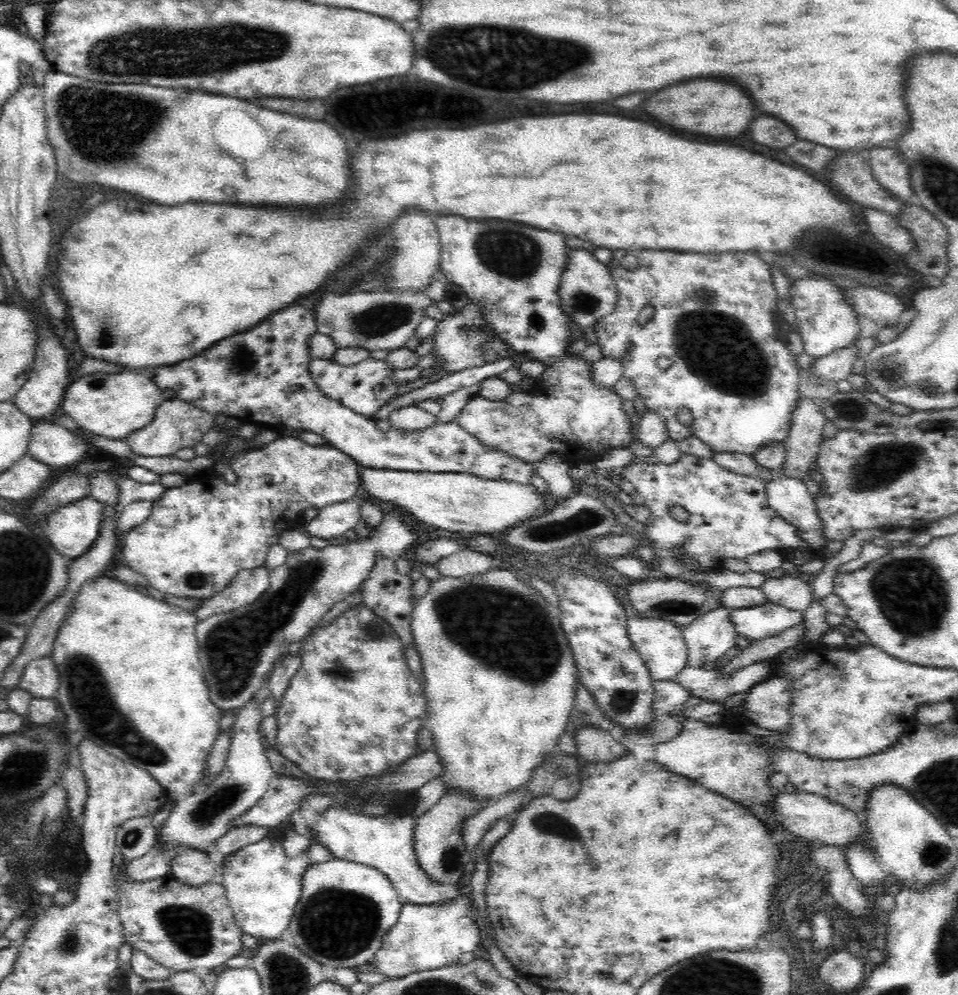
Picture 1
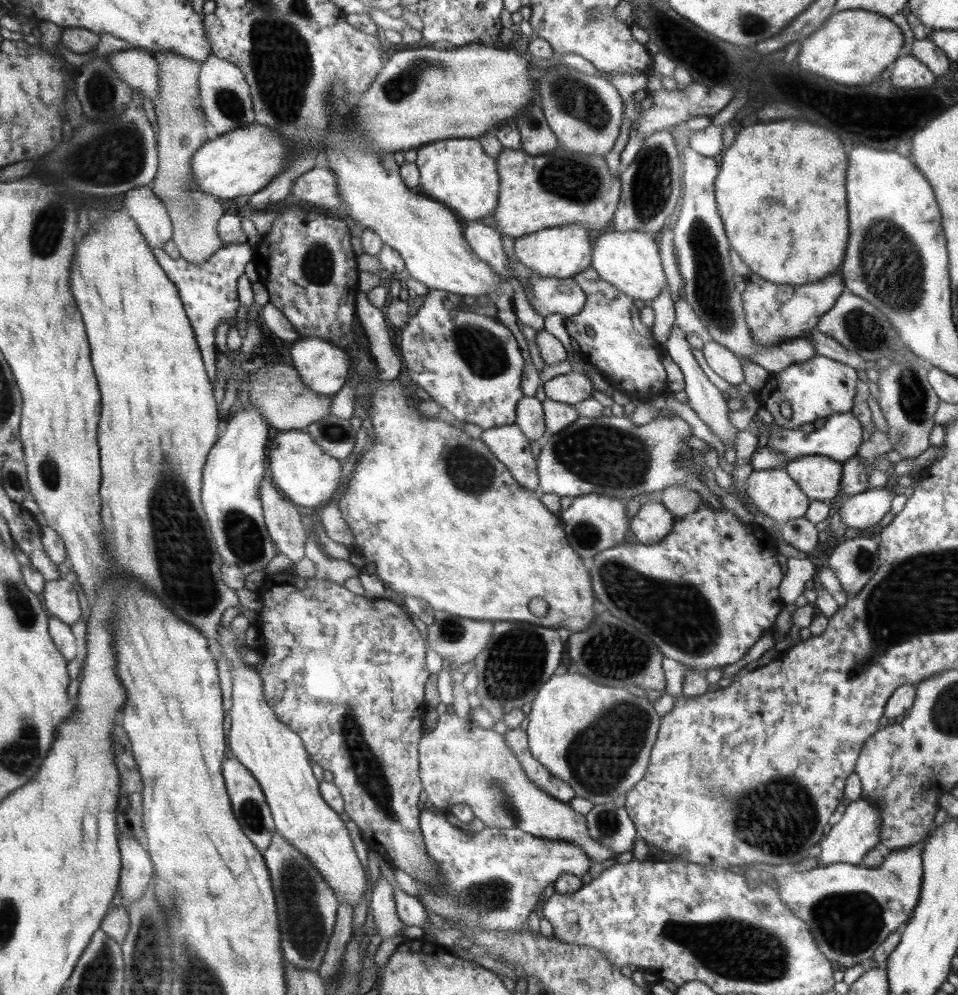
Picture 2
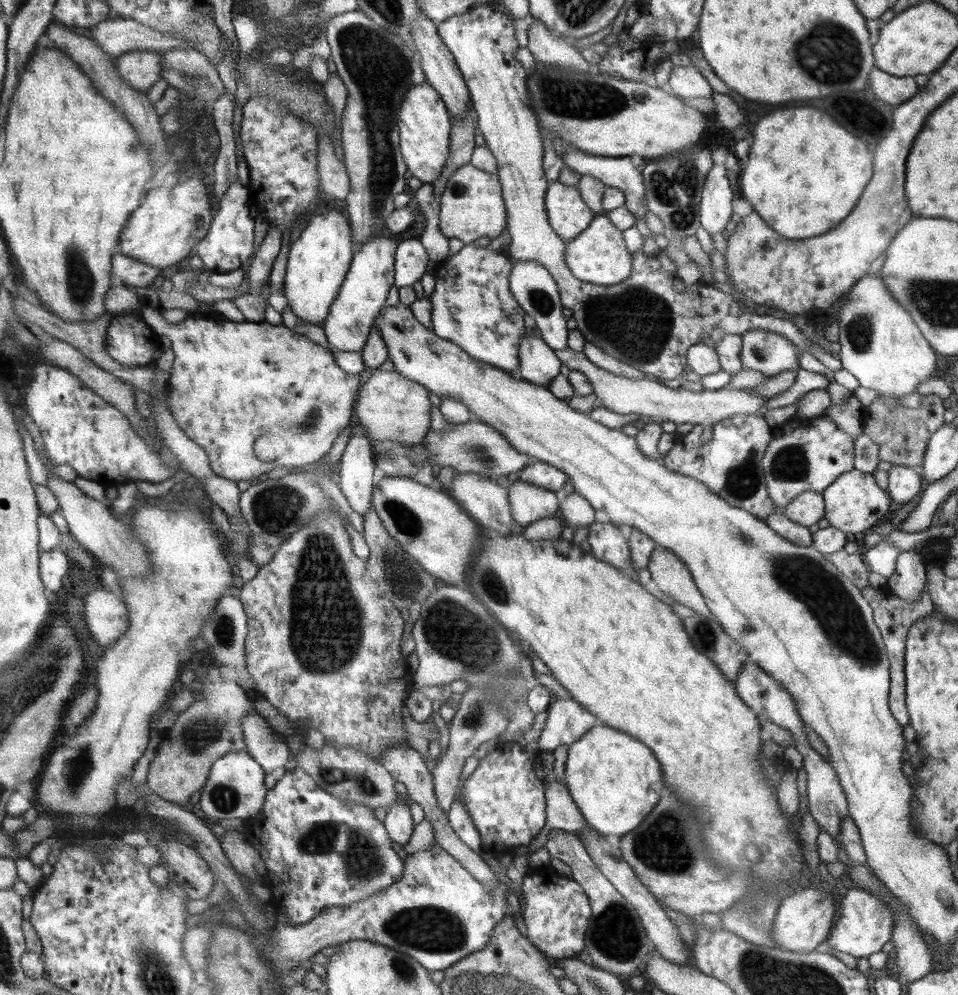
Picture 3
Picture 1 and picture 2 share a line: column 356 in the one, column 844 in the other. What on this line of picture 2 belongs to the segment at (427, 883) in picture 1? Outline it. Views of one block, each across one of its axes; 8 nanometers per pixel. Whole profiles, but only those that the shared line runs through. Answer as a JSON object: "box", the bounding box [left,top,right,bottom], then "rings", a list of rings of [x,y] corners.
{"box":[819,798,880,865],"rings":[[[862,798],[852,801],[842,816],[842,819],[827,828],[826,835],[819,842],[821,853],[819,865],[830,865],[837,862],[859,865],[865,854],[879,843],[880,817],[878,808]]]}

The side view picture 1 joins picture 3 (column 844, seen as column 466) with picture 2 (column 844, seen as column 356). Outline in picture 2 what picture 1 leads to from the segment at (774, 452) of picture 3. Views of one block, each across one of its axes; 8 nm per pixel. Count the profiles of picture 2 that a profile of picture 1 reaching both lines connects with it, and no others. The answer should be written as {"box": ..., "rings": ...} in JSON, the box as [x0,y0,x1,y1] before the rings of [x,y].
{"box":[767,412,862,463],"rings":[[[838,412],[828,416],[826,423],[819,430],[805,434],[800,429],[783,429],[780,425],[772,424],[773,431],[770,433],[767,446],[774,450],[779,450],[781,454],[786,454],[785,462],[790,462],[795,457],[820,456],[831,458],[842,463],[850,460],[858,452],[858,447],[862,444],[861,422],[851,412]]]}

